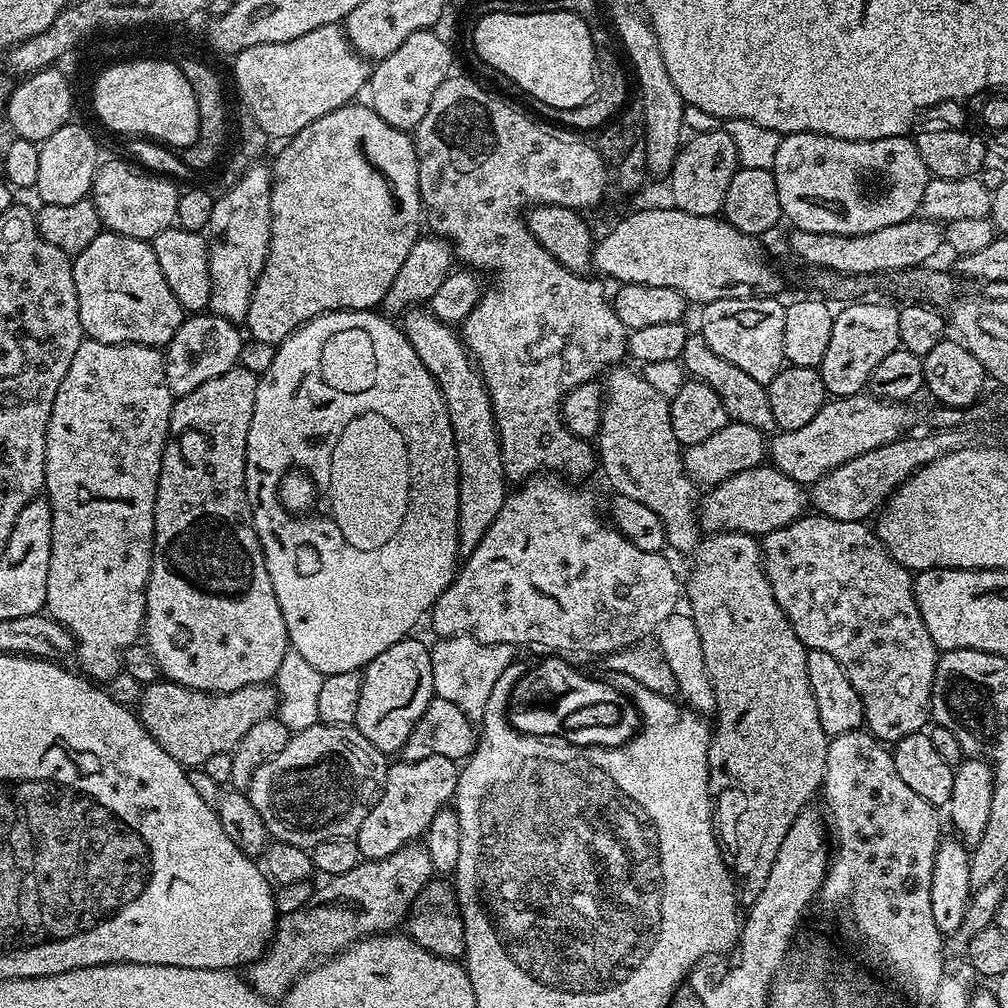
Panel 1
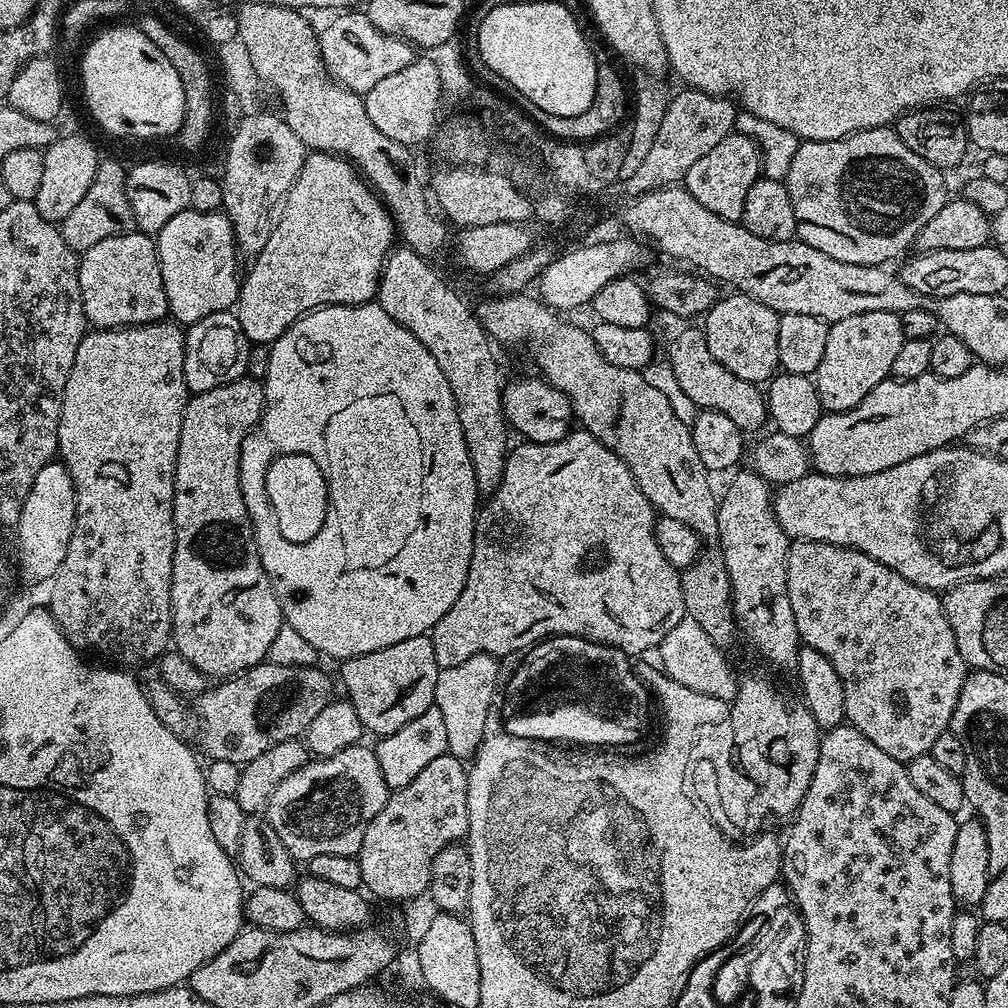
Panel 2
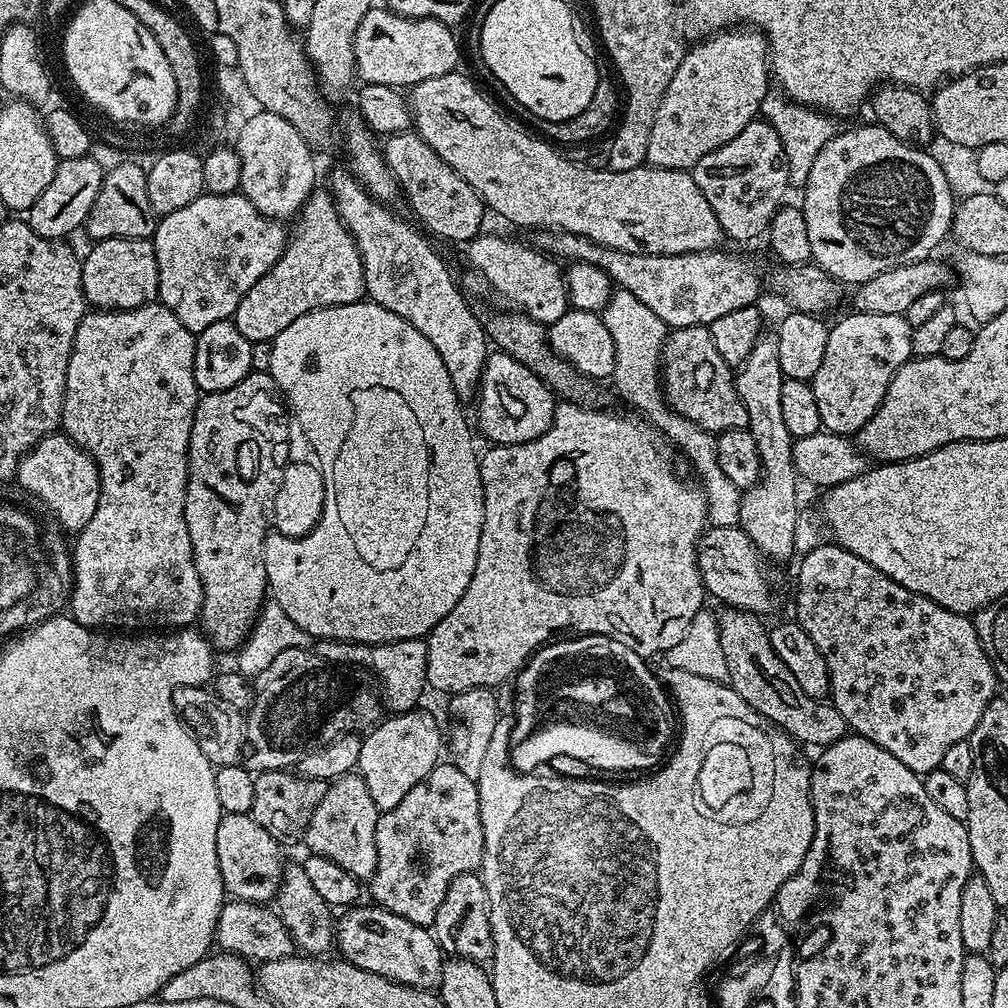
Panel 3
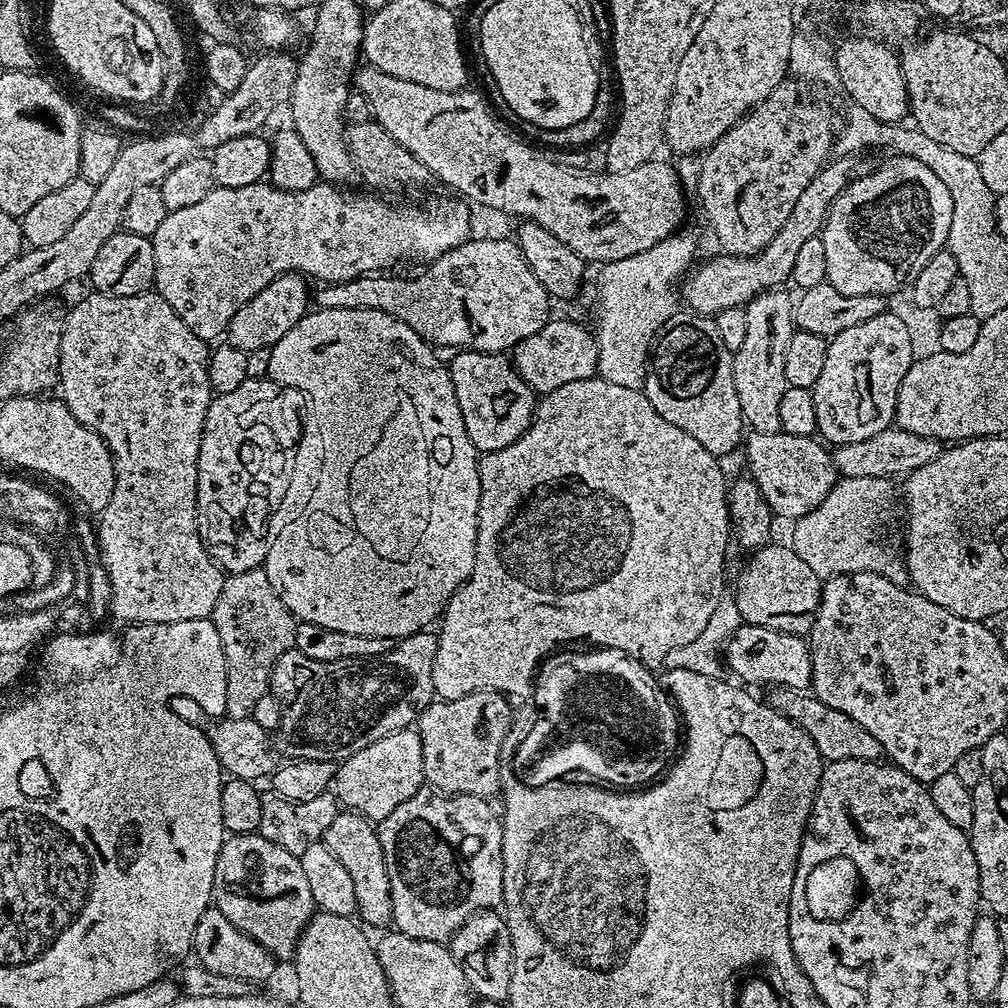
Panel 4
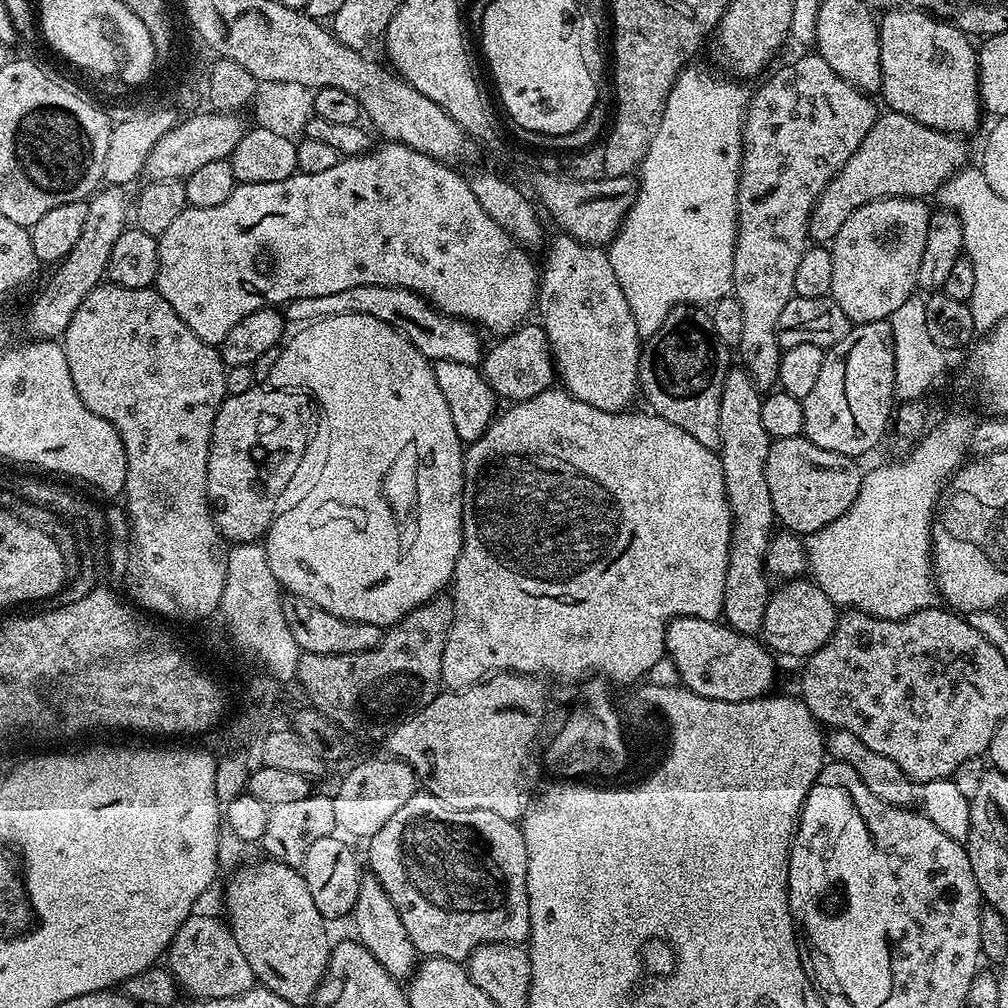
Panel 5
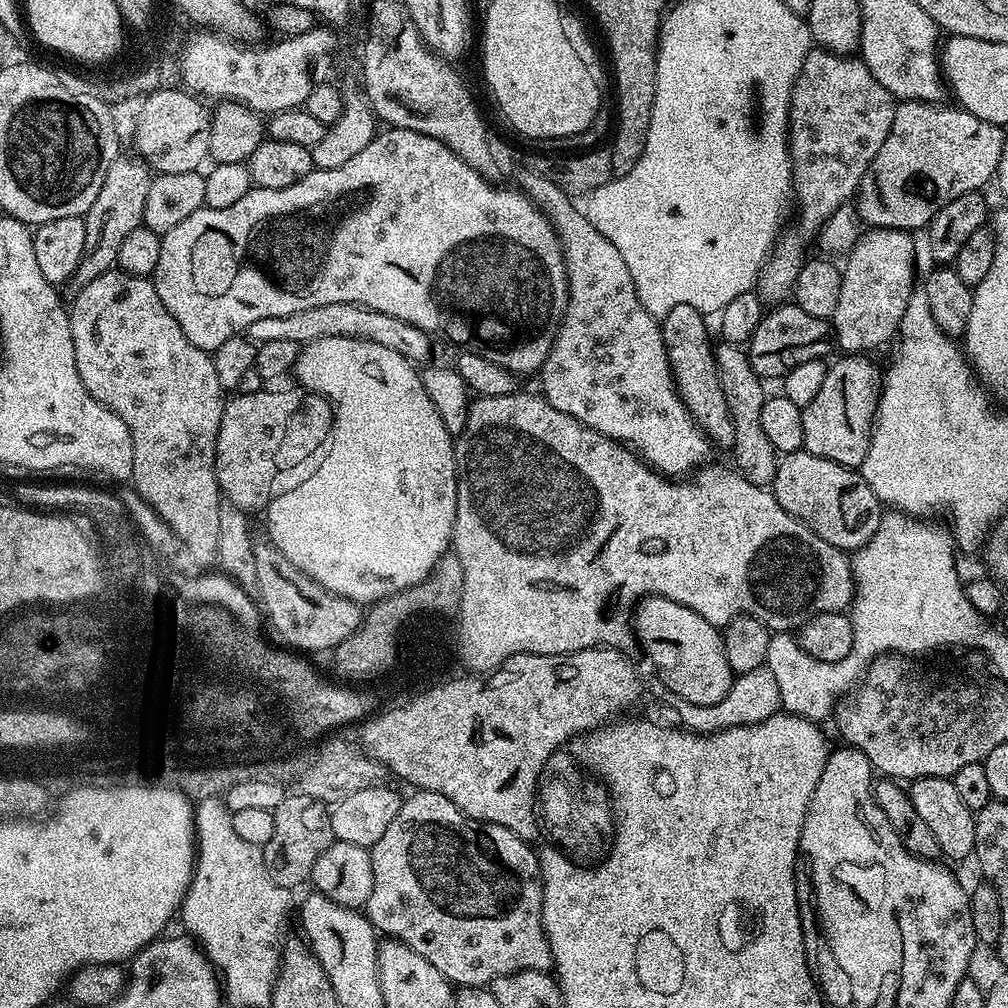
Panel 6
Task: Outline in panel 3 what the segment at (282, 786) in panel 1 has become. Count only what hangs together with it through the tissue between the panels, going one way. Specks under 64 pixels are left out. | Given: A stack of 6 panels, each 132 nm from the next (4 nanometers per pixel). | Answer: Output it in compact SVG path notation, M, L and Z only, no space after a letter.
M349 774L329 783L326 794L314 810L302 833L302 844L313 856L330 858L330 862L338 862L342 870L350 870L361 882L371 881L374 870L378 866L378 846L376 845L376 824L380 821L380 809L376 807L374 798L370 798L370 790L366 790L366 782L358 774Z

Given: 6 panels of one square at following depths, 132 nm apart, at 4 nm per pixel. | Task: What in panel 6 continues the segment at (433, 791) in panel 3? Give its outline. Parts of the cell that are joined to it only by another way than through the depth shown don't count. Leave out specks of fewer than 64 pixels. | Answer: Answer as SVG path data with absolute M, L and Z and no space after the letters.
M419 790L411 793L413 796L403 801L398 810L398 818L390 822L386 834L378 838L370 851L372 854L372 869L374 870L374 886L370 890L370 898L366 905L366 915L369 922L376 929L377 933L393 940L400 940L410 950L422 954L430 966L434 966L453 985L460 988L484 988L491 985L492 981L499 976L509 976L515 972L524 972L533 968L538 972L548 972L552 968L552 951L550 942L544 933L542 926L542 898L544 897L544 883L540 873L540 857L534 851L529 841L518 838L510 830L506 830L497 824L483 824L480 820L470 818L450 798L433 792L422 792Z

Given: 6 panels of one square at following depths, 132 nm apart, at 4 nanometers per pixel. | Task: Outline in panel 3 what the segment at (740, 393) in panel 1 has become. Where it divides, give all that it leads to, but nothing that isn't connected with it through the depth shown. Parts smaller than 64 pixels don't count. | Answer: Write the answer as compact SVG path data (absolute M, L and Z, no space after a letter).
M699 324L671 329L664 338L660 358L664 398L679 416L694 422L703 432L713 434L748 427L746 406L738 398L733 369L718 354L711 327Z

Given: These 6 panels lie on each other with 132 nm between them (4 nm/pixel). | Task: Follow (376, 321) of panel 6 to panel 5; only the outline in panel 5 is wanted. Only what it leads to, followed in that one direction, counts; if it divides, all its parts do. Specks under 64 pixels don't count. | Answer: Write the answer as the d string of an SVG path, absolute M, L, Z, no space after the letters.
M350 286L350 290L338 290L338 294L322 294L322 298L294 298L286 305L287 319L291 323L293 320L296 326L311 324L313 320L347 312L370 314L370 318L386 322L391 328L401 332L423 356L427 356L433 362L449 360L479 365L486 352L485 345L480 345L481 333L477 325L454 316L445 316L432 307L420 293L411 292L409 288Z

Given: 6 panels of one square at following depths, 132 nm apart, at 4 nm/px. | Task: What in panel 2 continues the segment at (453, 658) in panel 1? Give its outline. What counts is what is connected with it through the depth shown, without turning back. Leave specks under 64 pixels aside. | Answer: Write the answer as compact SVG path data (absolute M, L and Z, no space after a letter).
M474 655L458 667L443 668L435 687L433 705L442 711L447 732L449 755L459 760L471 759L480 746L486 714L494 706L499 661L490 655Z

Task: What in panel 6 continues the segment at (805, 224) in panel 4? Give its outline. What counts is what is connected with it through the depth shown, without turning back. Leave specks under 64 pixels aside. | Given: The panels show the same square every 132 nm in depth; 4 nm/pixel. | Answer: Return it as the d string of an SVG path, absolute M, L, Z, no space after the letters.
M902 100L897 103L894 126L890 126L890 134L886 138L886 142L882 142L882 150L878 150L874 162L870 162L870 166L866 170L866 174L862 178L860 187L854 197L854 211L863 223L865 220L868 226L872 228L901 228L903 232L912 232L917 230L916 228L920 228L920 230L927 229L929 222L934 218L934 214L938 214L938 210L942 210L942 206L946 206L946 202L950 202L953 198L958 198L961 194L967 192L981 191L985 187L983 184L987 180L989 183L995 177L998 162L1002 156L1002 146L1006 142L1005 129L999 124L982 122L978 118L974 118L974 114L964 111L959 106L947 108L946 105L947 103L944 102L931 104L925 100Z

